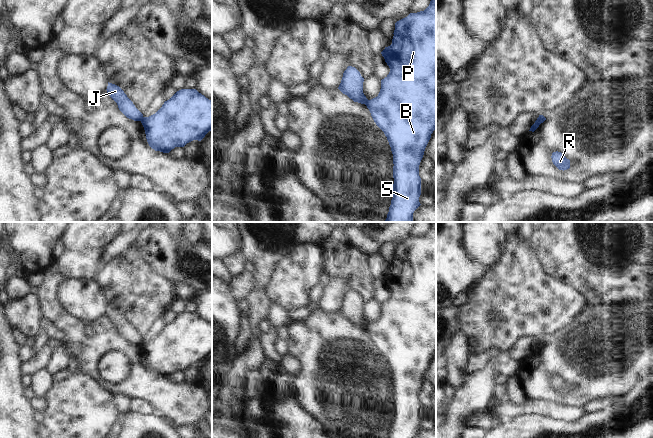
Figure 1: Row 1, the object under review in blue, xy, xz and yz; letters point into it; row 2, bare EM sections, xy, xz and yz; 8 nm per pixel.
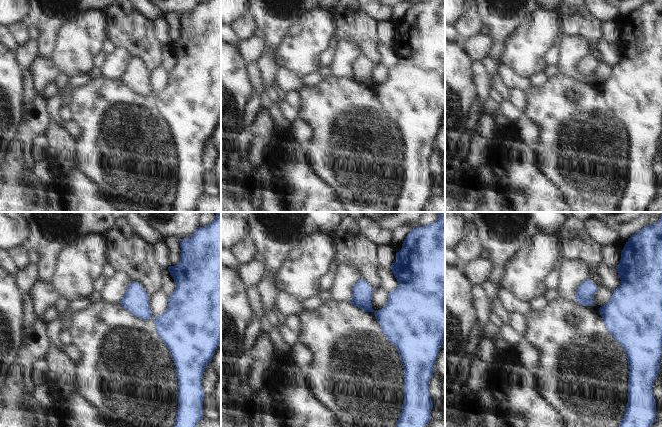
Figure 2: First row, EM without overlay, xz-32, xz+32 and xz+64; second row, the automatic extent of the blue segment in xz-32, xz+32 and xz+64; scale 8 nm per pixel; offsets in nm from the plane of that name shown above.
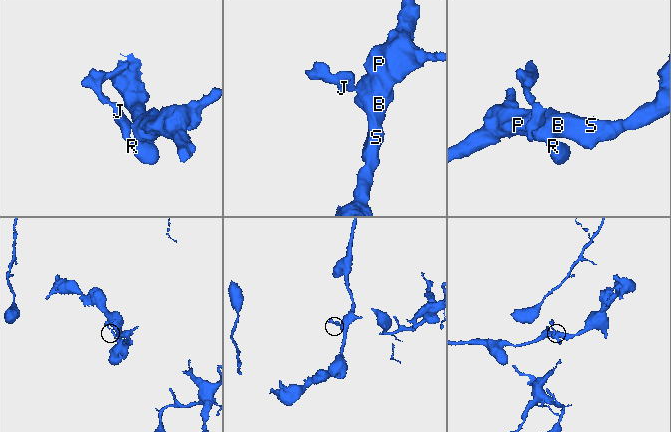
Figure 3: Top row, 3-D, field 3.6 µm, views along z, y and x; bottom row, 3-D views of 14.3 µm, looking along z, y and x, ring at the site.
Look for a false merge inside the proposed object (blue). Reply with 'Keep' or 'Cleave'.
Cleave.

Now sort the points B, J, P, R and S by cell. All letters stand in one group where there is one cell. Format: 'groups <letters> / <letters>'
groups B P R S / J

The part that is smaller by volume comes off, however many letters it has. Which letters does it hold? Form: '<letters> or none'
J

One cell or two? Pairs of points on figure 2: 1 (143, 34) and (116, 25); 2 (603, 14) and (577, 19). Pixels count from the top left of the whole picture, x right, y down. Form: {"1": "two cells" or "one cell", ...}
{"1": "one cell", "2": "two cells"}

